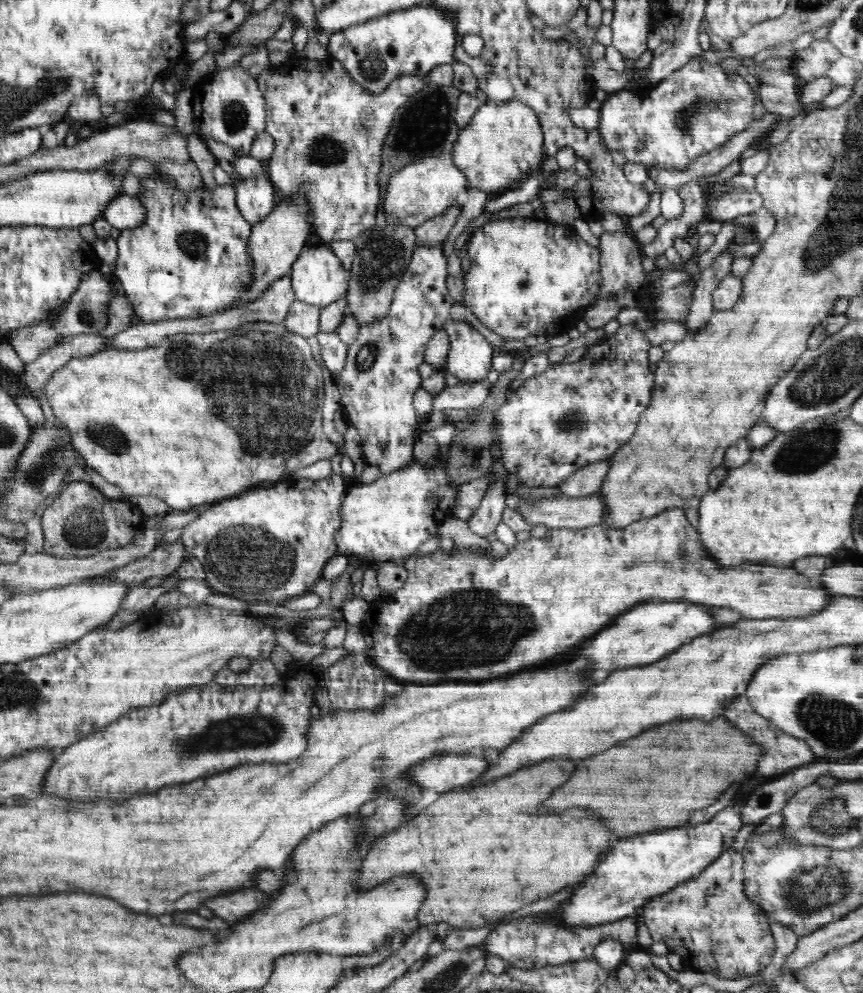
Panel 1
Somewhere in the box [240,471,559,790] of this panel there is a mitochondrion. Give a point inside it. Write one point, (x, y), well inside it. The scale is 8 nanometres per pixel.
(468, 627)

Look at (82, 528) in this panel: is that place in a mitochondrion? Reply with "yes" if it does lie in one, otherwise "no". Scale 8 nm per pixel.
yes

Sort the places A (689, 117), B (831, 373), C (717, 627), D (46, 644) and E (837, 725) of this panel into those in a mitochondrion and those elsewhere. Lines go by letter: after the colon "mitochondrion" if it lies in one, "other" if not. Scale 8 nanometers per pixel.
A: mitochondrion
B: mitochondrion
C: other
D: other
E: mitochondrion

